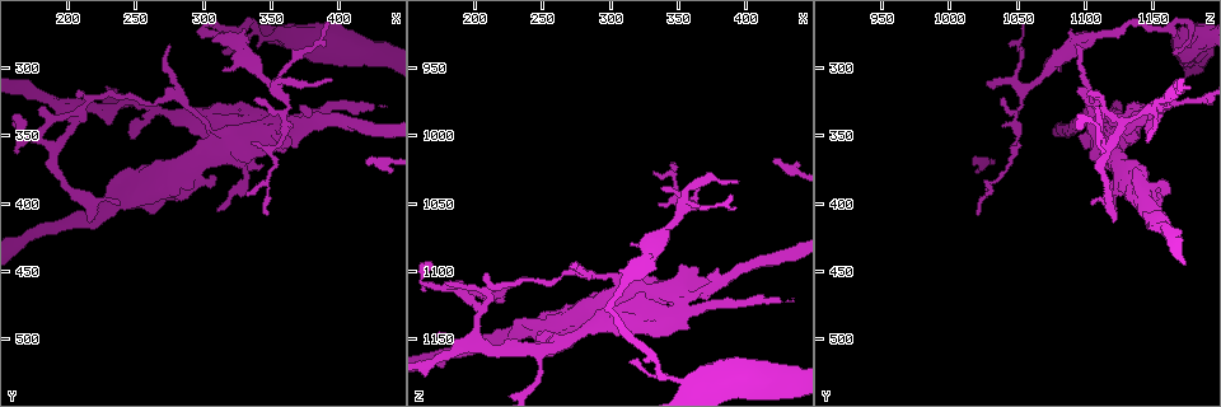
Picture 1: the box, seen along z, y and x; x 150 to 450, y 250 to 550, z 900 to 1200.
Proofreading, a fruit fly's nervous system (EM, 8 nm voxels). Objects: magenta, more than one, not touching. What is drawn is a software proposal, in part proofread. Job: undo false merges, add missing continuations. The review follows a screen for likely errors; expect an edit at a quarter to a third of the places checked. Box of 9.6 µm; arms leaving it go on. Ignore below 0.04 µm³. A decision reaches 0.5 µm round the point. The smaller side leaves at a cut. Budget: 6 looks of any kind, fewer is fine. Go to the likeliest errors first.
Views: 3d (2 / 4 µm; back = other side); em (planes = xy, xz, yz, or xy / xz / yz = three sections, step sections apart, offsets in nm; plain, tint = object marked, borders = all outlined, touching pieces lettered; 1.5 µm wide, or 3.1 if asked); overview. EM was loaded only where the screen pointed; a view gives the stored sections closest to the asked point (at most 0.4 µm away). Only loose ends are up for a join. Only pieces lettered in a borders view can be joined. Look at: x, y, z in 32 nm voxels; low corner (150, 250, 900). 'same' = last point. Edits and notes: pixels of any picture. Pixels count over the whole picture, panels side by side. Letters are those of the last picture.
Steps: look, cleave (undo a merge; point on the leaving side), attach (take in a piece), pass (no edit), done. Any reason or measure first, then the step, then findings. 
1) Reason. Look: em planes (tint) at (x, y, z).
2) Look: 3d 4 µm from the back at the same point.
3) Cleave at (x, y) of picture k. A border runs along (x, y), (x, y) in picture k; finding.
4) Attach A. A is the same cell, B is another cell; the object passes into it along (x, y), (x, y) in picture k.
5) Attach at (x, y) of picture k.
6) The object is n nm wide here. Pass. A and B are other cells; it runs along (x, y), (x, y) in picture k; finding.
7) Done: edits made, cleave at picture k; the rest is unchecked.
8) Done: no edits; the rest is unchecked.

Look: 3d 4 µm at (392, 308, 1034).

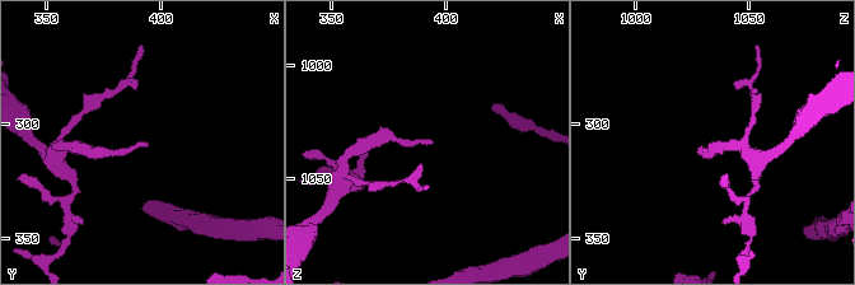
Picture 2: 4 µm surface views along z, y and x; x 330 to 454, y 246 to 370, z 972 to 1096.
Look: em planes (borders) at (393, 308, 1035).

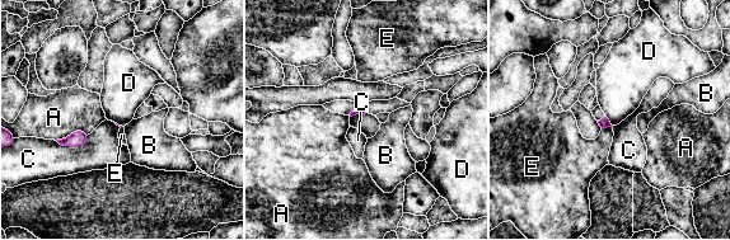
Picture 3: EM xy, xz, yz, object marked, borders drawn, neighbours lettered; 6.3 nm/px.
The longest contact is with C, 220 nm. Pass. A, B, C, D and E are other cells; a border runs along (606, 116), (612, 126) in picture 3; no lettered piece goes on from it.

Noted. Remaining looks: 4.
Free end. Look: 3d 2 µm from the back at (214, 414, 1122).

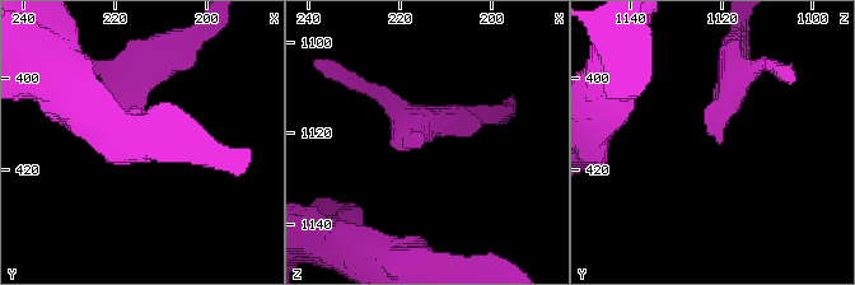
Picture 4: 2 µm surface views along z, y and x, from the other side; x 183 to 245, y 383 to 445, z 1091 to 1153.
Look: em planes (borders) at (216, 413, 1120).

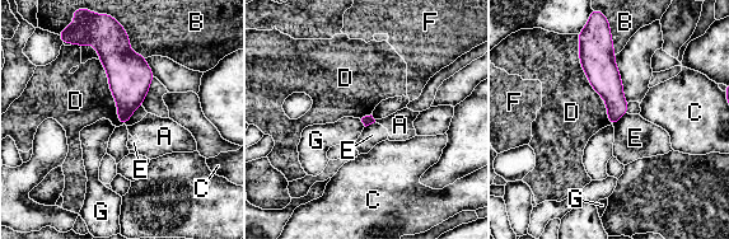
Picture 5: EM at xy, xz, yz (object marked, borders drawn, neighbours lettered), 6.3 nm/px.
Pass. A, B, C, D, E, F and G are other cells; a border runs along (576, 37), (578, 60), (610, 125) in picture 5; no lettered piece goes on from it.

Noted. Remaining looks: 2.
Abrupt turn. Look: em xy step 8 (borders) at (344, 280, 1180).

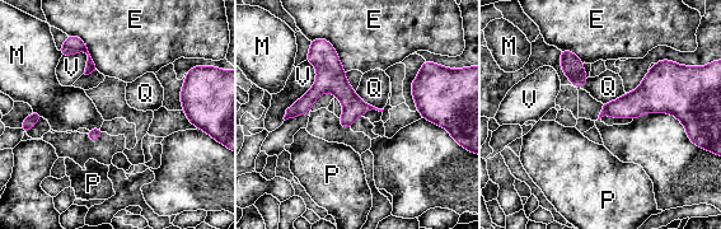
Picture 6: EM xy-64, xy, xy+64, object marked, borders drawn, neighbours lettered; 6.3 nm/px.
Look: em yz step 4 (borders) at the same point.

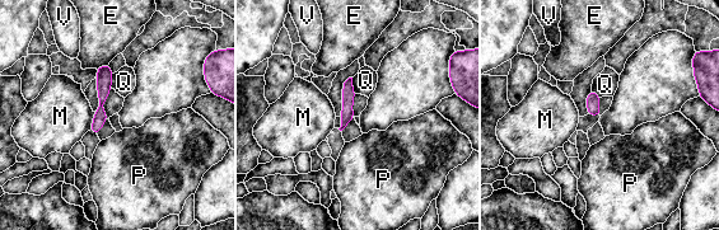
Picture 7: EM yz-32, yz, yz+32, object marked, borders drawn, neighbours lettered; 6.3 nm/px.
Pass. E, M, P, Q and V are other cells; it runs along (104, 67), (101, 111), (96, 131) in picture 7; continuous, no second neuron.

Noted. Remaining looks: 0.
Done: no edits; the rest is unchecked.

